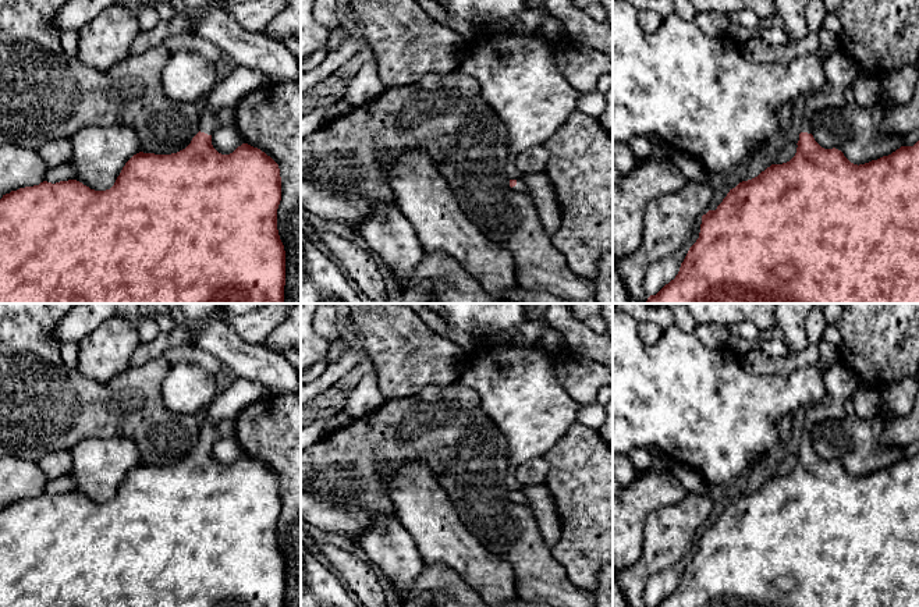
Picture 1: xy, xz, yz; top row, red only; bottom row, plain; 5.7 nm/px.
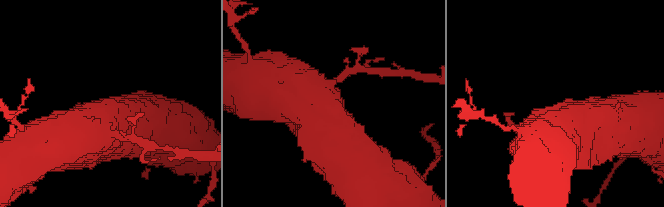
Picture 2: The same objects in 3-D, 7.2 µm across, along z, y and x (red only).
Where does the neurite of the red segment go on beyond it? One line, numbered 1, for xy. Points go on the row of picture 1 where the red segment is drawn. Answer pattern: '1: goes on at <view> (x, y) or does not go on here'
1: goes on at xy (238, 82)

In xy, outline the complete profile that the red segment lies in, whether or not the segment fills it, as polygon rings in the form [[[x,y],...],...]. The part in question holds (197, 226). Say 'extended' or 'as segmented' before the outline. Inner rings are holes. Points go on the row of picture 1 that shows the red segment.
extended | [[[235,67],[214,85],[205,100],[199,132],[191,143],[171,155],[139,152],[123,167],[114,185],[95,191],[77,180],[19,188],[0,199],[0,304],[284,304],[285,251],[277,230],[277,209],[281,200],[278,164],[258,148],[242,143],[230,155],[219,153],[212,135],[221,127],[217,113],[234,107],[252,90],[270,84],[267,77],[251,68]]]

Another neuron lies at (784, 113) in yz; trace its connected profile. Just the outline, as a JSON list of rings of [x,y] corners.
[[[784,104],[778,110],[778,127],[785,132],[791,123],[792,104]]]

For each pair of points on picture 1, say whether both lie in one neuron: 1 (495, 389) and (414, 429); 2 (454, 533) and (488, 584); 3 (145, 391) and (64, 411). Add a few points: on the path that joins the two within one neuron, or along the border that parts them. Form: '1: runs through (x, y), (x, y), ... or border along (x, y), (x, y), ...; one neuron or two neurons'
1: border along (456, 380), (478, 394), (481, 410), (496, 425); two neurons
2: runs through (456, 546), (481, 571); one neuron
3: runs through (126, 407), (84, 408); one neuron

